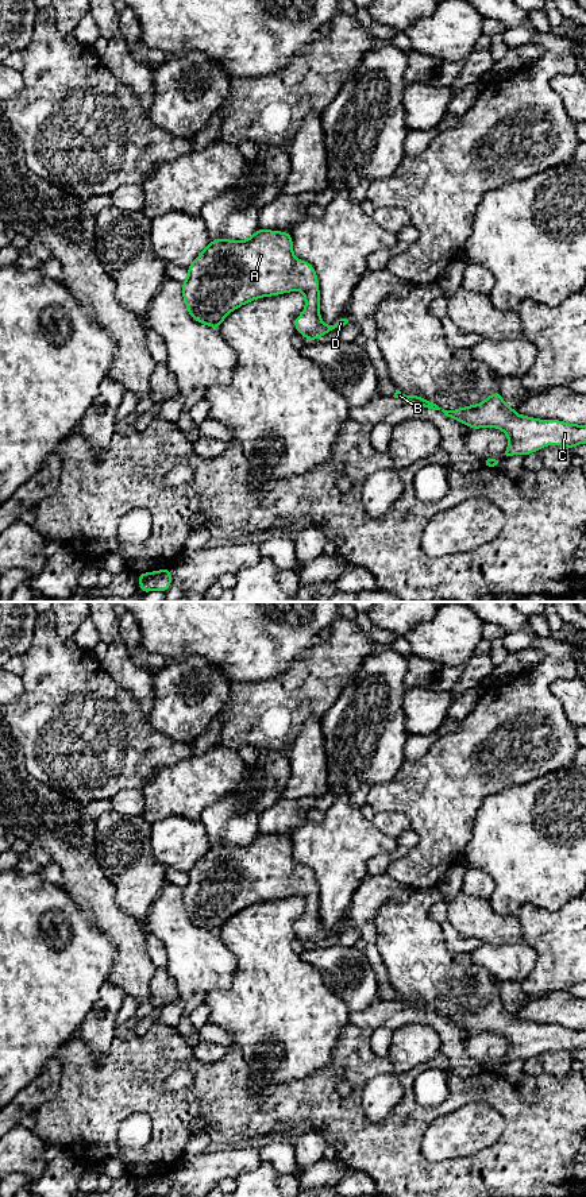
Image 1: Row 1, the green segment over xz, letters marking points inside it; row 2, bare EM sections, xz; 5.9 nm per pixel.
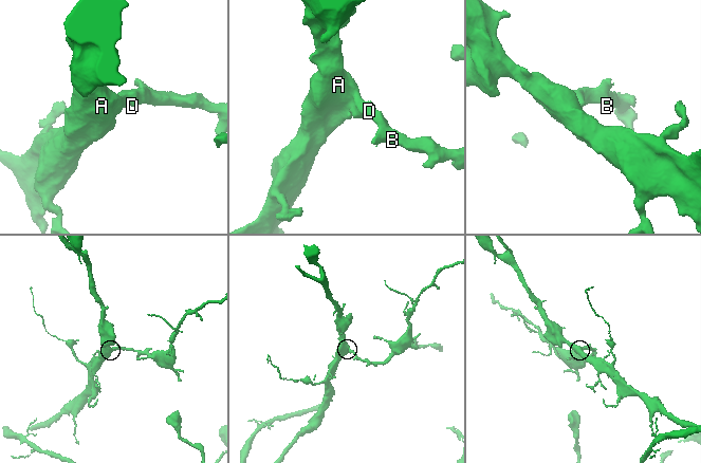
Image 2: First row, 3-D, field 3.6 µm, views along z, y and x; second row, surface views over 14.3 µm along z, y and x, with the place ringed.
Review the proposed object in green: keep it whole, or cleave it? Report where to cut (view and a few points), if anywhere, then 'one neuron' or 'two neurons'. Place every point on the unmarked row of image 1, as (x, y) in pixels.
no cut; one neuron

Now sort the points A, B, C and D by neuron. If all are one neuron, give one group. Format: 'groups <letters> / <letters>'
groups A B C D

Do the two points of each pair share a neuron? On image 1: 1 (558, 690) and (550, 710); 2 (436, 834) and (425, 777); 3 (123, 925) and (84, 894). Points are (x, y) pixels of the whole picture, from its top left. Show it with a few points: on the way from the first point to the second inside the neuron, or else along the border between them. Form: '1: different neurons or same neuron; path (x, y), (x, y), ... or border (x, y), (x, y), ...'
1: different neurons; border (559, 678), (550, 691), (571, 724)
2: same neuron; path (436, 821), (436, 791)
3: same neuron; path (114, 922), (93, 902)

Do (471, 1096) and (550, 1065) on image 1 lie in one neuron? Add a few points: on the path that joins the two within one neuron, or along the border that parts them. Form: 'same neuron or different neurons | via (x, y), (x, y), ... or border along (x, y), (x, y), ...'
different neurons | border along (571, 1069), (562, 1077), (554, 1077), (543, 1072)

